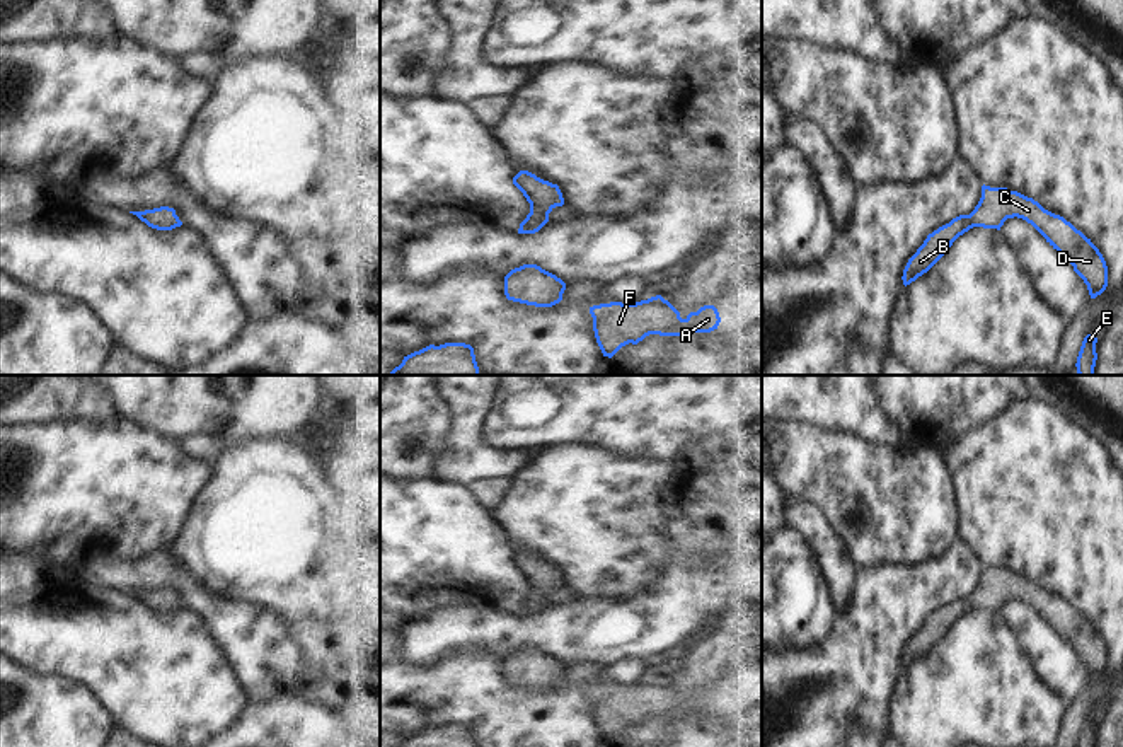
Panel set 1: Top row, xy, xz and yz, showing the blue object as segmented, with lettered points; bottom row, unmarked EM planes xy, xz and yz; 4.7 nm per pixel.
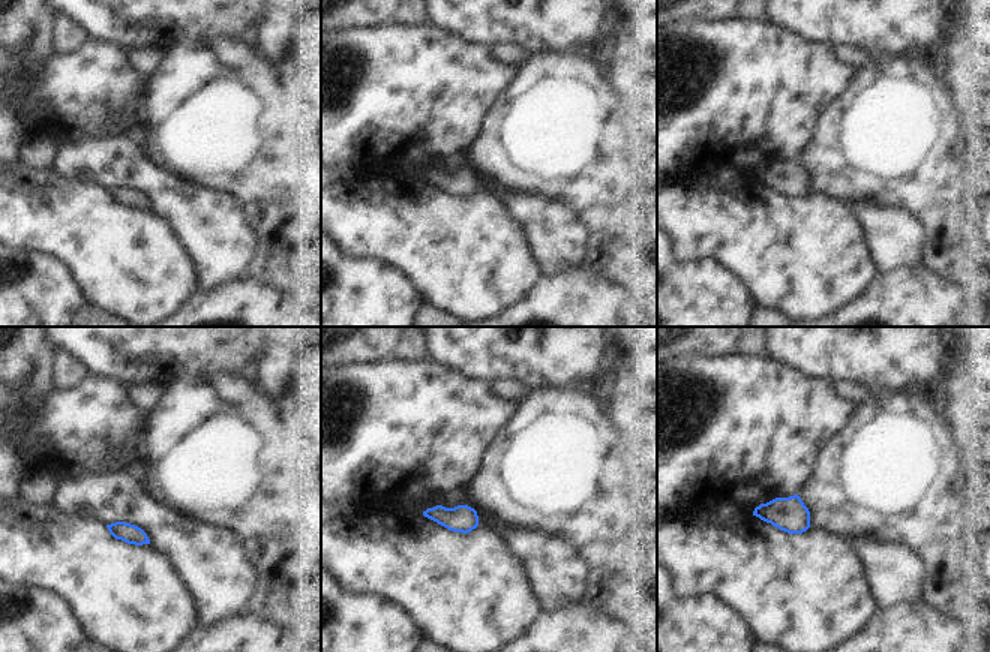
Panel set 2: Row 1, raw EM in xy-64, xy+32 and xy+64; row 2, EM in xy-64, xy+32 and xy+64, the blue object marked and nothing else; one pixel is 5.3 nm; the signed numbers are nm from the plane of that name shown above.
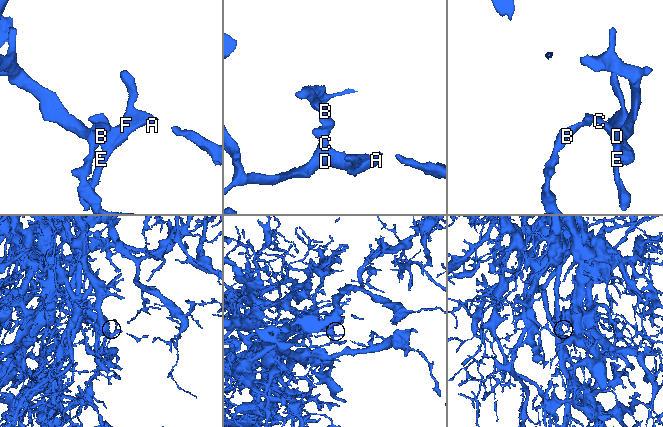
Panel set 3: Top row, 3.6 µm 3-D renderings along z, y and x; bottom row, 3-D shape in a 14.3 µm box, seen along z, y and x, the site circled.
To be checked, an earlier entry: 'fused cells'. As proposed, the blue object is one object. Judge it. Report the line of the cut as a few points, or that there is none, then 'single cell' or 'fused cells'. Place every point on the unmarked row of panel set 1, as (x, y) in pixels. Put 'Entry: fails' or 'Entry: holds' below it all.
no cut | single cell
Entry: fails

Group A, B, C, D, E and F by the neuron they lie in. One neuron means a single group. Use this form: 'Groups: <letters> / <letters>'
Groups: A B C D E F

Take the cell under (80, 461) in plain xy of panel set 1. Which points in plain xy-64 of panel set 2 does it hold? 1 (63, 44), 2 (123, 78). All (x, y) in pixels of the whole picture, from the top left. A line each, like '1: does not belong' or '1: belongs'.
1: does not belong
2: belongs

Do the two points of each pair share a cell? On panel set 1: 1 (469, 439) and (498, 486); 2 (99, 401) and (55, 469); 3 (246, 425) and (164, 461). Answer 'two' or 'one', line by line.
1: two
2: two
3: two

